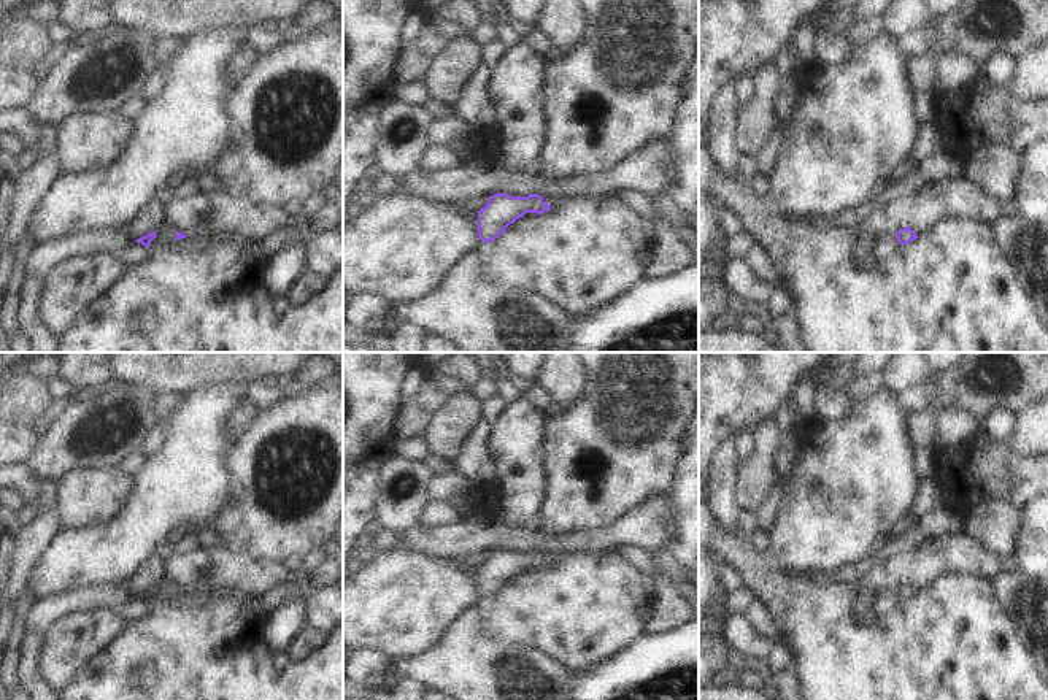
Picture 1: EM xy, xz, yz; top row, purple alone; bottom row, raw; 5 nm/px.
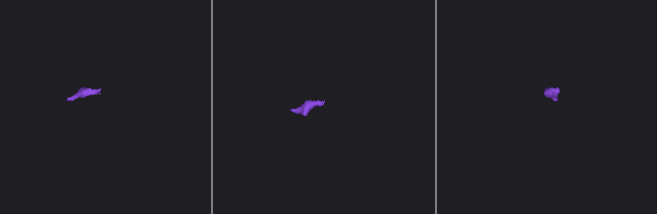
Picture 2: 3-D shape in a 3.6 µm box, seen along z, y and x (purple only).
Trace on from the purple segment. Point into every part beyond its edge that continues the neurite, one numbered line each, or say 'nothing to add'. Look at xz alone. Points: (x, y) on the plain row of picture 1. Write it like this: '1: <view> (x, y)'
1: xz (554, 557)

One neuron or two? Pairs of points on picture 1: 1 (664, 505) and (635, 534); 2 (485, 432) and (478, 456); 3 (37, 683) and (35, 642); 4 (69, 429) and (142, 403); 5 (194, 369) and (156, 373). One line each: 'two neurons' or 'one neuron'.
1: one neuron
2: one neuron
3: one neuron
4: one neuron
5: one neuron

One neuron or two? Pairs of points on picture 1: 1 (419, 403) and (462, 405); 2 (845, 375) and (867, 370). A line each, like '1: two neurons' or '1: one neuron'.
1: two neurons
2: one neuron

